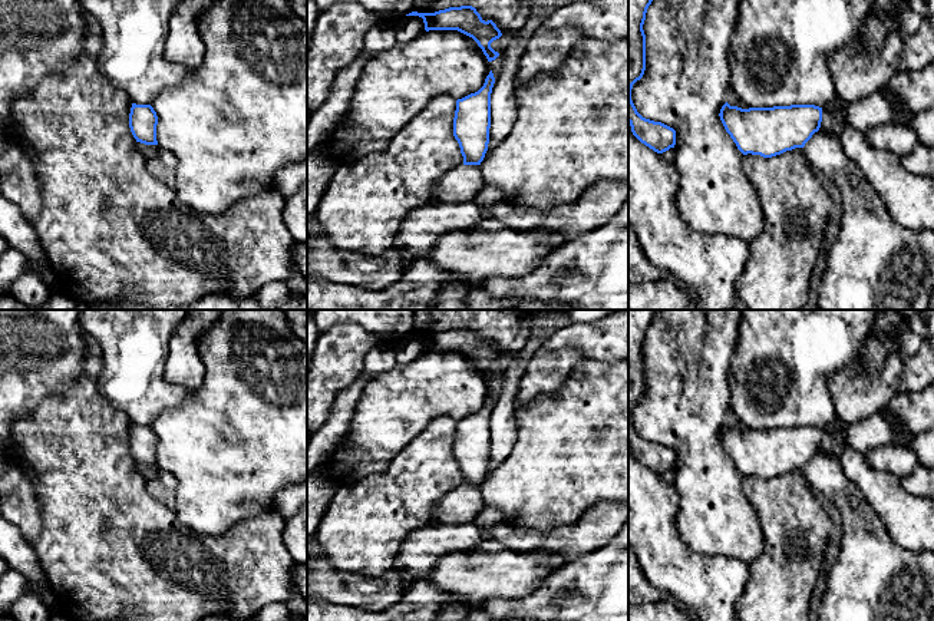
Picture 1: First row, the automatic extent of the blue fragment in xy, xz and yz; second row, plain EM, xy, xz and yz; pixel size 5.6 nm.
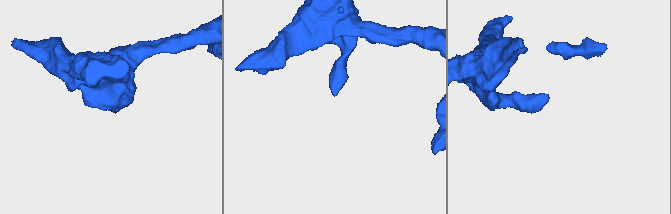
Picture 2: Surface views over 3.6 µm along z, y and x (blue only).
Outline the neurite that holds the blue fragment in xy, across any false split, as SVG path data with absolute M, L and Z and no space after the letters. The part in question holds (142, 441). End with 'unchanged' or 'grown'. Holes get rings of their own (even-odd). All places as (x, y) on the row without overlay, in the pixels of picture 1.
M132 425L129 435L129 449L136 463L158 466L156 462L158 437L151 426Z; unchanged

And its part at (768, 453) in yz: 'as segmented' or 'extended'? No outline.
as segmented

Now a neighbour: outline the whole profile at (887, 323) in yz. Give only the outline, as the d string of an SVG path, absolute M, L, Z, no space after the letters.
M884 310L875 318L871 333L875 336L897 337L900 328L905 324L904 318L891 310Z

